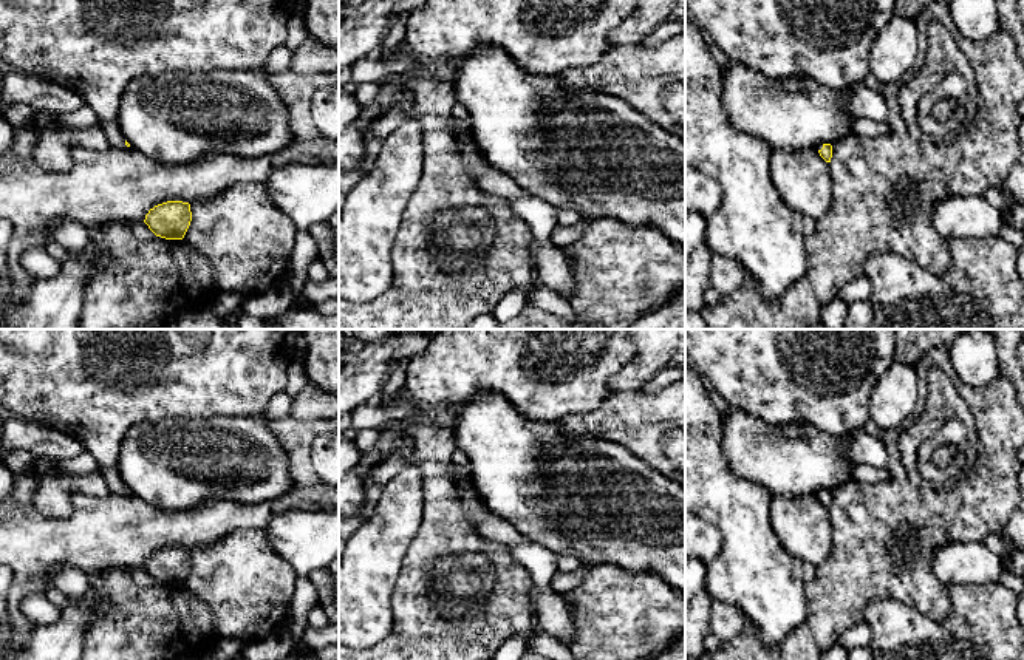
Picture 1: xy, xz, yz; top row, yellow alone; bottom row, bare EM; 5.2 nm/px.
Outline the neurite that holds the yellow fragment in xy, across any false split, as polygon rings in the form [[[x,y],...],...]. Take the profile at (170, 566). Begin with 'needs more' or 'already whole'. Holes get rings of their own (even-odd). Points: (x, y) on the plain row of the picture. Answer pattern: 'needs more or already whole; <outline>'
already whole; [[[167,547],[155,552],[145,561],[148,575],[166,586],[183,586],[192,567],[190,550]]]

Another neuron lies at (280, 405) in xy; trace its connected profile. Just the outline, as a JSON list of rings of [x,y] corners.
[[[282,391],[278,393],[268,405],[268,410],[266,410],[266,417],[285,417],[289,414],[291,411],[291,402],[292,402],[292,397],[286,393],[286,391]]]

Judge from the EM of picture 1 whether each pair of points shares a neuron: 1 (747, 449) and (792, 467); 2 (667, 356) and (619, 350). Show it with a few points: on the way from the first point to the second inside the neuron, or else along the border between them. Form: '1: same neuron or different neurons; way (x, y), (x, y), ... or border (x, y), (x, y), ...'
1: same neuron; way (758, 452), (781, 459)
2: different neurons; border (636, 345), (636, 354), (611, 376)

